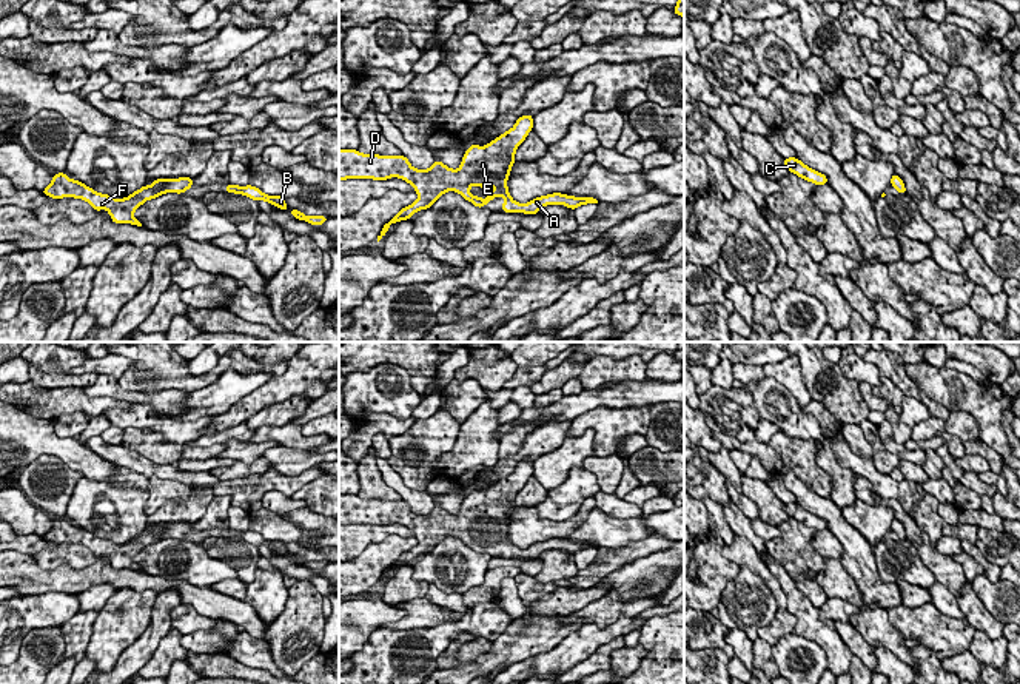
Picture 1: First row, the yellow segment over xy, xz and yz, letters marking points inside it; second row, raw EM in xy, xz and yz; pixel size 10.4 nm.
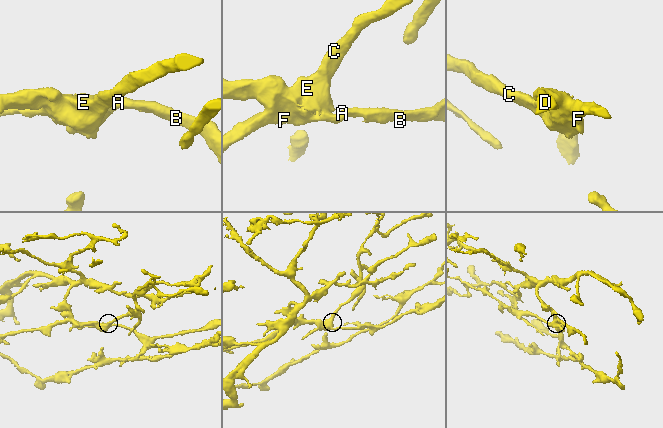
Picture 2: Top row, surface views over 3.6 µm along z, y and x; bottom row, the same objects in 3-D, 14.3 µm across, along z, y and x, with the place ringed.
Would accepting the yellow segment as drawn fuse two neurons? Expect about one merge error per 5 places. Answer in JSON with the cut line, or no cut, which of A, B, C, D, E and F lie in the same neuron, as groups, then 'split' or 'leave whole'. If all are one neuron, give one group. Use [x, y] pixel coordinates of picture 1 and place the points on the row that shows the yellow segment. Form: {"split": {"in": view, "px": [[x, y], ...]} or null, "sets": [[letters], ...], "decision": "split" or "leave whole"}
{"split": null, "sets": [["A", "B", "C", "D", "E", "F"]], "decision": "leave whole"}

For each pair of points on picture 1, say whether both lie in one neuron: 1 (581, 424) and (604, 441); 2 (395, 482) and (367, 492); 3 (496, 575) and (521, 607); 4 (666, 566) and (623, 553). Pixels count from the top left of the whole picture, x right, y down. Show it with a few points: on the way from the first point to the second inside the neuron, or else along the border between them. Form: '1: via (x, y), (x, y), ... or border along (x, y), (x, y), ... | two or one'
1: via (589, 424), (593, 424), (603, 433) | one
2: border along (375, 456), (382, 479), (402, 498) | two
3: border along (512, 576), (501, 581), (501, 589), (492, 601) | two
4: border along (667, 547), (635, 558), (607, 575) | two

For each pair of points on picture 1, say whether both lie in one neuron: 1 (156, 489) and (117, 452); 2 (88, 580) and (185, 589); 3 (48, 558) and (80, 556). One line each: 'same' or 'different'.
1: different
2: same
3: same

